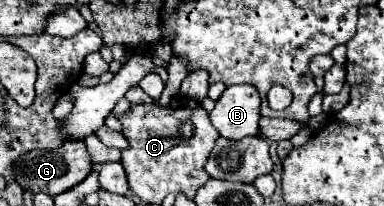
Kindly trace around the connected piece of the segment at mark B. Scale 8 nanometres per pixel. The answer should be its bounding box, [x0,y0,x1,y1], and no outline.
[210,85,260,141]

